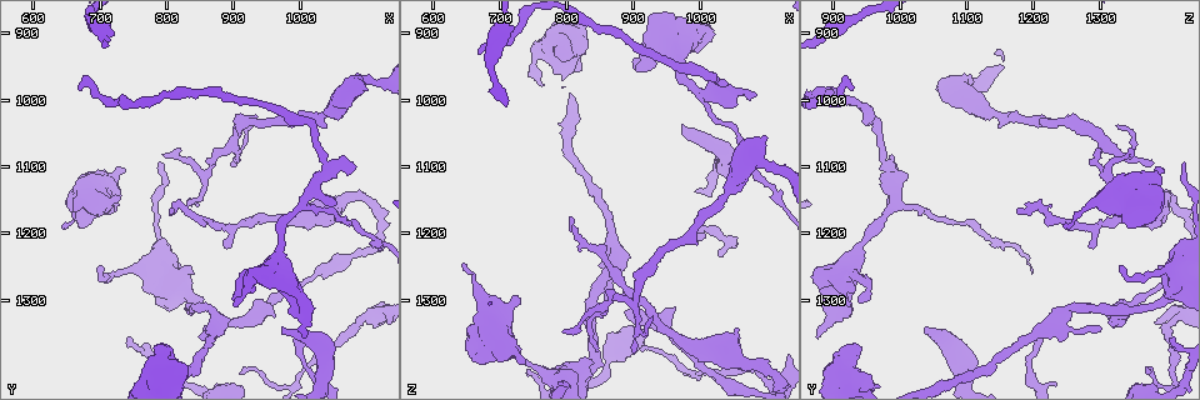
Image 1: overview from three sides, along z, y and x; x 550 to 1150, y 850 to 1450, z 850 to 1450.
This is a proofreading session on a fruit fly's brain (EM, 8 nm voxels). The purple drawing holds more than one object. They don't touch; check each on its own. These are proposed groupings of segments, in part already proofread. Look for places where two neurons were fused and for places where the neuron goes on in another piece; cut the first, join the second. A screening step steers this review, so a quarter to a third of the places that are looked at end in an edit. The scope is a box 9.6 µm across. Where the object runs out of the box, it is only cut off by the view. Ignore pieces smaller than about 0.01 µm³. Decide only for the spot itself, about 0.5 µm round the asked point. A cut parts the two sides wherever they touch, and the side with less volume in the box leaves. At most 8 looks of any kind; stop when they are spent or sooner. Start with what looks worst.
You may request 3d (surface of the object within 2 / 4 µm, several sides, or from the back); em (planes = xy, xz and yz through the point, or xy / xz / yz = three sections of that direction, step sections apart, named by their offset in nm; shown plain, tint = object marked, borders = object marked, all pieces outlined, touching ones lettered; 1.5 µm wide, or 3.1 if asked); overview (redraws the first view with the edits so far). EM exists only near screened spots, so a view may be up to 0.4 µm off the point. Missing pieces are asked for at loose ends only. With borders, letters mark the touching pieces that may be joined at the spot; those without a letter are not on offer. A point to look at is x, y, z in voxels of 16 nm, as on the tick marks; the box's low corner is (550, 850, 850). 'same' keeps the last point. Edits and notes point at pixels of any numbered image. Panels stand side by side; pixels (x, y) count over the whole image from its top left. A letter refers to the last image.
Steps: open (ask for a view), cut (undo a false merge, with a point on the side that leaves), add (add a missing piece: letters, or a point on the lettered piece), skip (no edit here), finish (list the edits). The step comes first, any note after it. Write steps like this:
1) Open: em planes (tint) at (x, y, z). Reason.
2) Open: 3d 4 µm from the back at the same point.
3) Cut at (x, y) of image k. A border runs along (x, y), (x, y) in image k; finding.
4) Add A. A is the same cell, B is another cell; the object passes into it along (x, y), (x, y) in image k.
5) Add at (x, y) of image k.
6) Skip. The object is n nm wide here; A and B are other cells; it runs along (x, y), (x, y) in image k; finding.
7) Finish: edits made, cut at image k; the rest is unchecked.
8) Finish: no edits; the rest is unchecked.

Open: 3d 4 µm at (785, 1370, 940). Thick end.

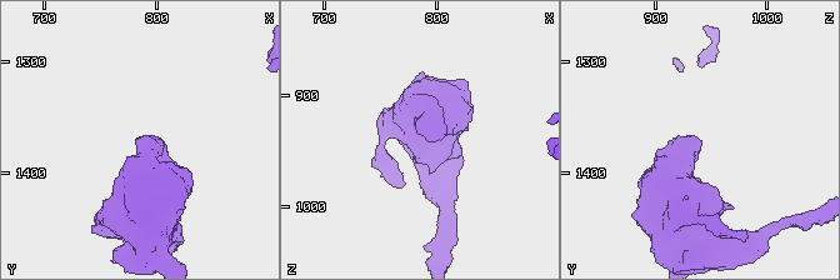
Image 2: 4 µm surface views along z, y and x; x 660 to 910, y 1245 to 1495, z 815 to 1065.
Open: em planes (borders) at (788, 1366, 936). Now the EM.

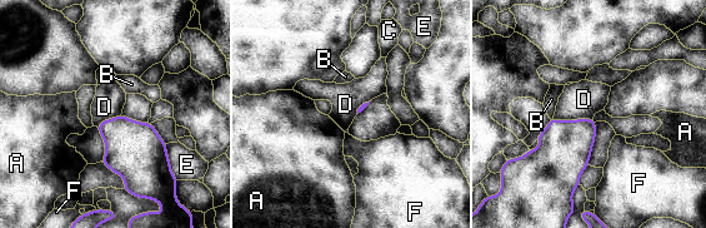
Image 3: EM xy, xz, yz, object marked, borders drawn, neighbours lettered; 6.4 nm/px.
Skip. A, B, C, D, E and F are other cells; a border runs along (554, 117), (592, 120) in image 3; none of them fits.

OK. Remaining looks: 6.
Open: em planes (borders) at (890, 1220, 1290). Free end.

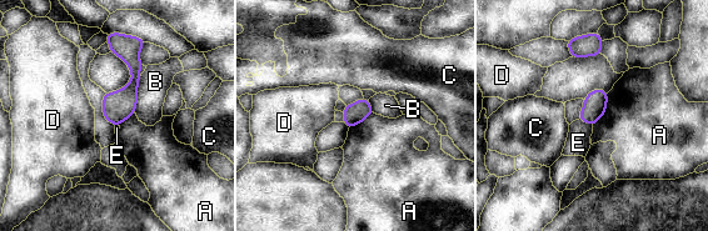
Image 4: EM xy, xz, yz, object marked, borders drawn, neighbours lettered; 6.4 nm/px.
Skip. The longest contact is with A, 240 nm; A, B, C, D and E are other cells; a border runs along (608, 93), (607, 110), (593, 126) in image 4; none of them fits.

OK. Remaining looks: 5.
Open: 3d 2 µm from the back at (670, 975, 930). Long arm stops here.

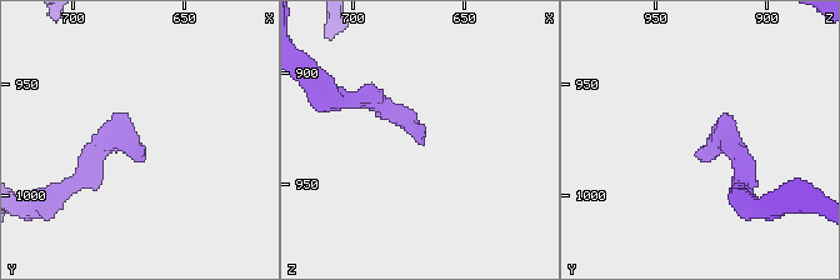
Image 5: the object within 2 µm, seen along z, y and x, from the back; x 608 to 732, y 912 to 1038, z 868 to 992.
Open: em planes (borders) at (669, 980, 932). Shape alone is not enough.

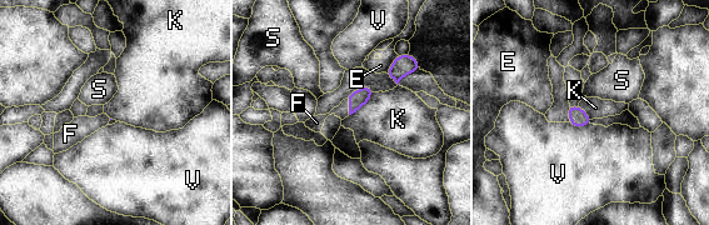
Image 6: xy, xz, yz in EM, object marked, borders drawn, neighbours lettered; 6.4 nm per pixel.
Add F. F is the same cell, E, K, S and V are other cells; the neuron continues.

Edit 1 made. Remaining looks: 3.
Finish: edits made, add at image 6; the rest is unchecked.

